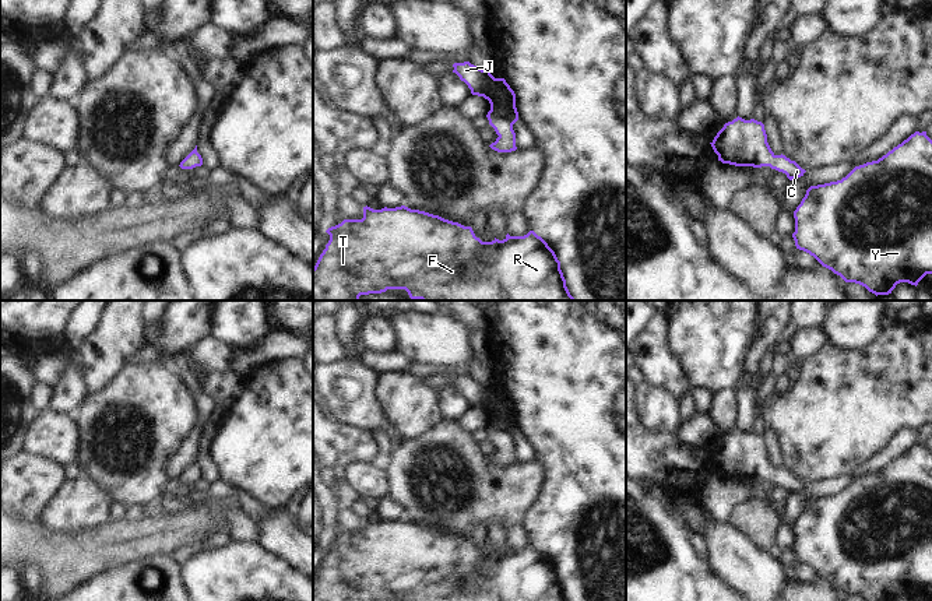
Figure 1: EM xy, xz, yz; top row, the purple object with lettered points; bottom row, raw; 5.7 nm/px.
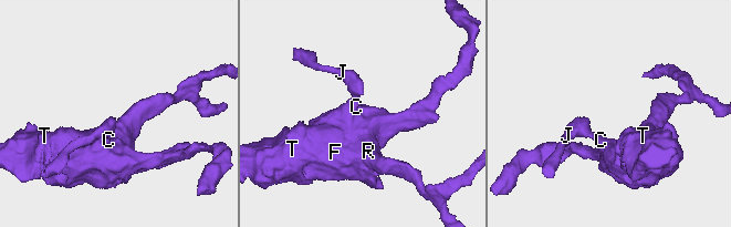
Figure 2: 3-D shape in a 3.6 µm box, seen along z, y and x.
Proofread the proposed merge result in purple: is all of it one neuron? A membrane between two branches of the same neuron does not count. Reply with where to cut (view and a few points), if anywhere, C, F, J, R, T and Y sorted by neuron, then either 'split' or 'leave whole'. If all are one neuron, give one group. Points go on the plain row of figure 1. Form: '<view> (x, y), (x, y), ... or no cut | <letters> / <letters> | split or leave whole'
no cut | C F J R T Y | leave whole

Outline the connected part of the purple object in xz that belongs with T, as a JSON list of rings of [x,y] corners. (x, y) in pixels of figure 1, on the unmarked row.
[[[366,519],[362,533],[344,533],[326,545],[330,553],[313,580],[313,601],[567,601],[555,565],[534,544],[482,555],[471,540],[439,528],[405,519],[381,523]]]

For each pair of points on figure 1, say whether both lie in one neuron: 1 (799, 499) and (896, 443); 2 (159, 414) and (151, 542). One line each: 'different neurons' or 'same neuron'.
1: same neuron
2: different neurons

